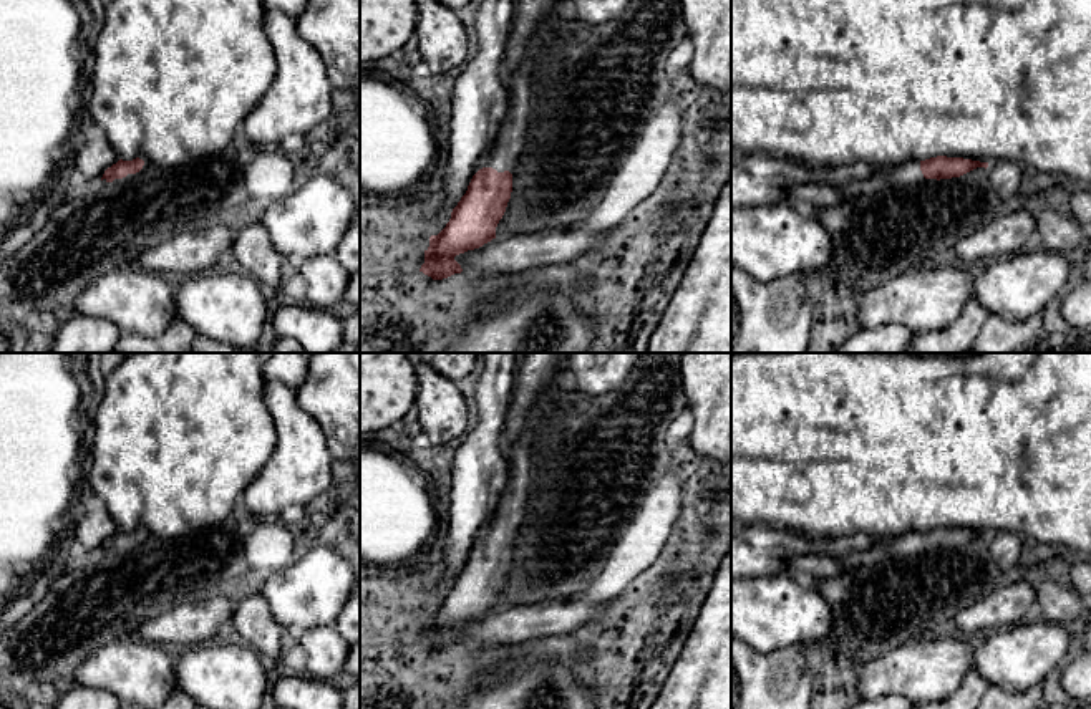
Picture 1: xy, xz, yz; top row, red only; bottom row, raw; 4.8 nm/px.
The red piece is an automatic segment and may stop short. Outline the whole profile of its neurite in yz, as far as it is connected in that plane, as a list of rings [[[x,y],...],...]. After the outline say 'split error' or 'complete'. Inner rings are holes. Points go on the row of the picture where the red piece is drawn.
[[[937,156],[925,161],[907,159],[899,164],[882,166],[869,182],[847,182],[841,187],[809,184],[794,186],[788,191],[789,202],[806,209],[827,207],[852,197],[859,197],[870,187],[890,186],[905,187],[919,186],[940,179],[960,177],[977,167],[988,167],[988,162]]]; split error

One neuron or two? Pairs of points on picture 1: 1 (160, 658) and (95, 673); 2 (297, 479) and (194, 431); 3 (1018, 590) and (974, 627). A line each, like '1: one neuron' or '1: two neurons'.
1: one neuron
2: two neurons
3: one neuron

